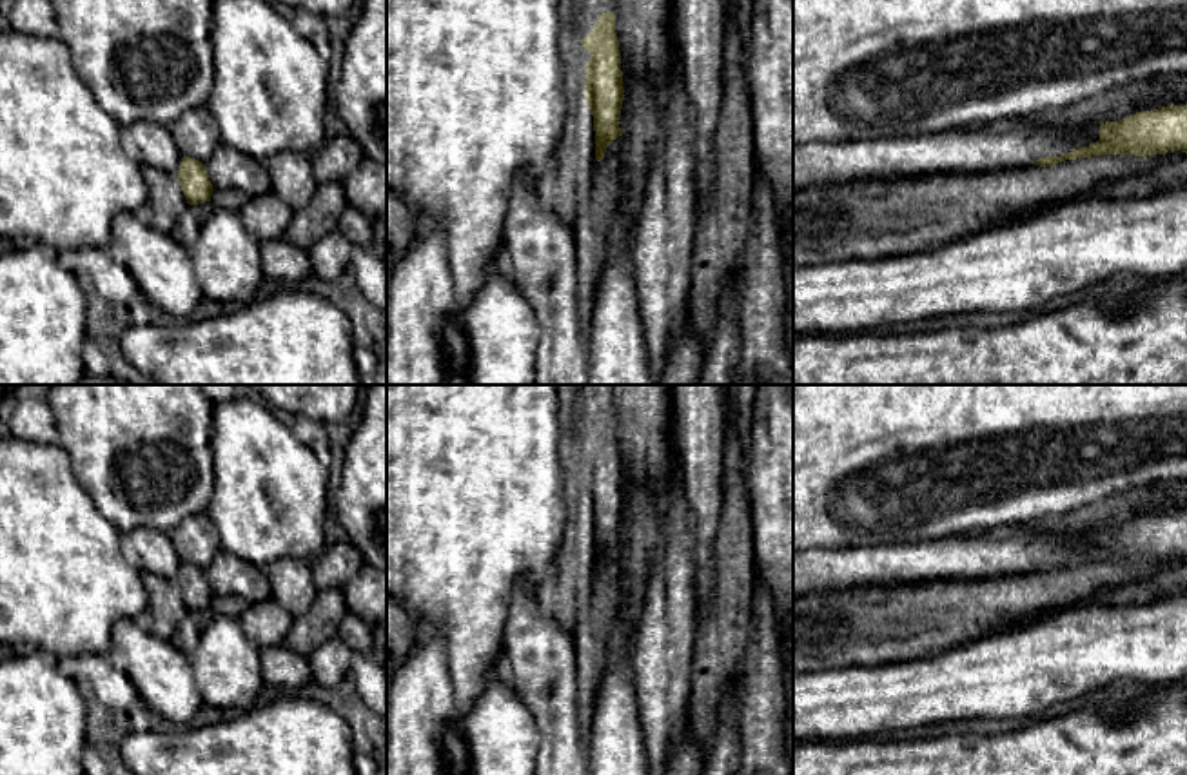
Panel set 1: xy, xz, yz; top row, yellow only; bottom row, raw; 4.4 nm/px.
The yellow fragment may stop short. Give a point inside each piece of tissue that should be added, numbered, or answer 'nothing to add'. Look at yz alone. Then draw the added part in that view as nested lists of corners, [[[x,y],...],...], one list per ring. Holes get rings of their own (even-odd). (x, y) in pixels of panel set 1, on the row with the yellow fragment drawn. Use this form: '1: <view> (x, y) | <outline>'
nothing to add

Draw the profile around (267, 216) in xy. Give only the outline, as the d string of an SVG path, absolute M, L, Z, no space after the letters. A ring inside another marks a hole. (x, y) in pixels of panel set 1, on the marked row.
M274 192L250 196L238 211L243 227L260 243L283 238L294 211Z

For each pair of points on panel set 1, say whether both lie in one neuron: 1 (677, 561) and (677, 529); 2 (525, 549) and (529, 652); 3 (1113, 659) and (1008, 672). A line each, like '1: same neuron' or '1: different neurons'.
1: same neuron
2: different neurons
3: same neuron

